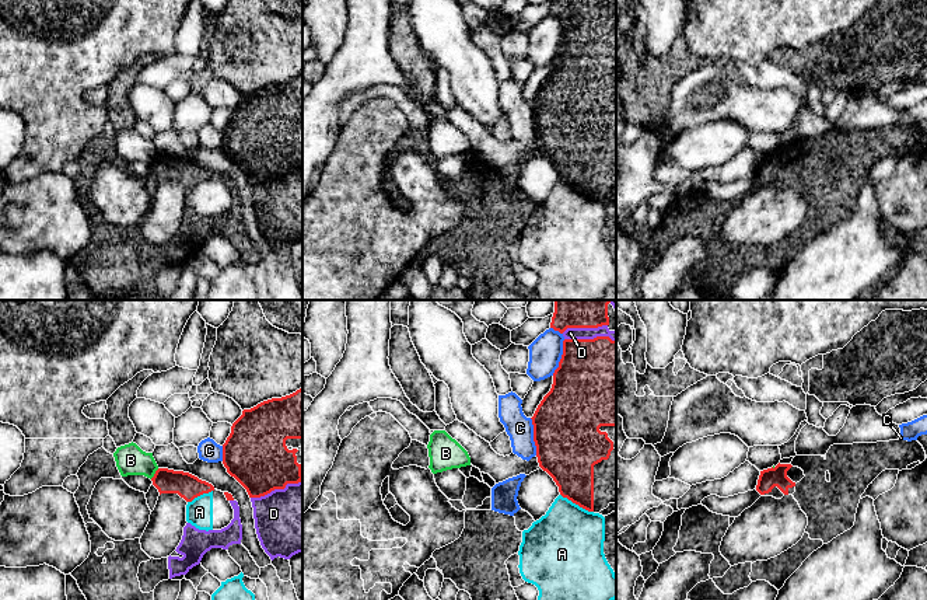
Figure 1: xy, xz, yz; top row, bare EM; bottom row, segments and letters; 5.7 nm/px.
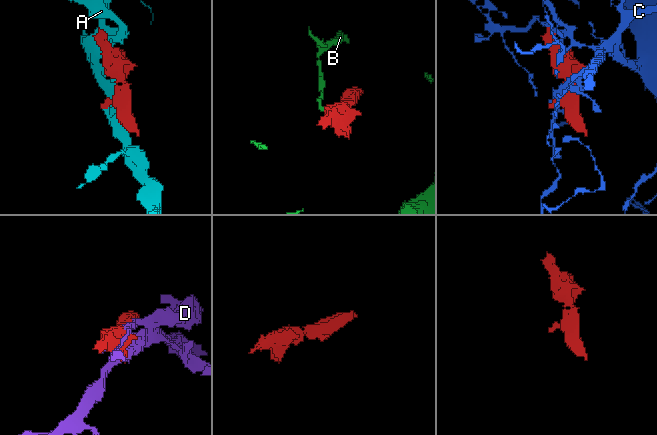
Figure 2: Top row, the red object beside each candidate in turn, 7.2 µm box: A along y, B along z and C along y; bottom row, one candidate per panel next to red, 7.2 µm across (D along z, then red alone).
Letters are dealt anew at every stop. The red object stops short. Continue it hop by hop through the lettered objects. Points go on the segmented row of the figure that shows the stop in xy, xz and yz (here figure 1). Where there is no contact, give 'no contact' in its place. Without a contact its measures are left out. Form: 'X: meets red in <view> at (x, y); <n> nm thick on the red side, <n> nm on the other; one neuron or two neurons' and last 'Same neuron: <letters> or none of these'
A: meets red in xz at (577, 503); 280 nm thick on the red side, 440 nm on the other; two neurons
B: meets red in xy at (154, 474); 140 nm thick on the red side, 180 nm on the other; two neurons
C: meets red in xz at (534, 436); 380 nm thick on the red side, 150 nm on the other; two neurons
D: meets red in xy at (276, 488); 360 nm thick on the red side, 400 nm on the other; two neurons
Same neuron: none of these

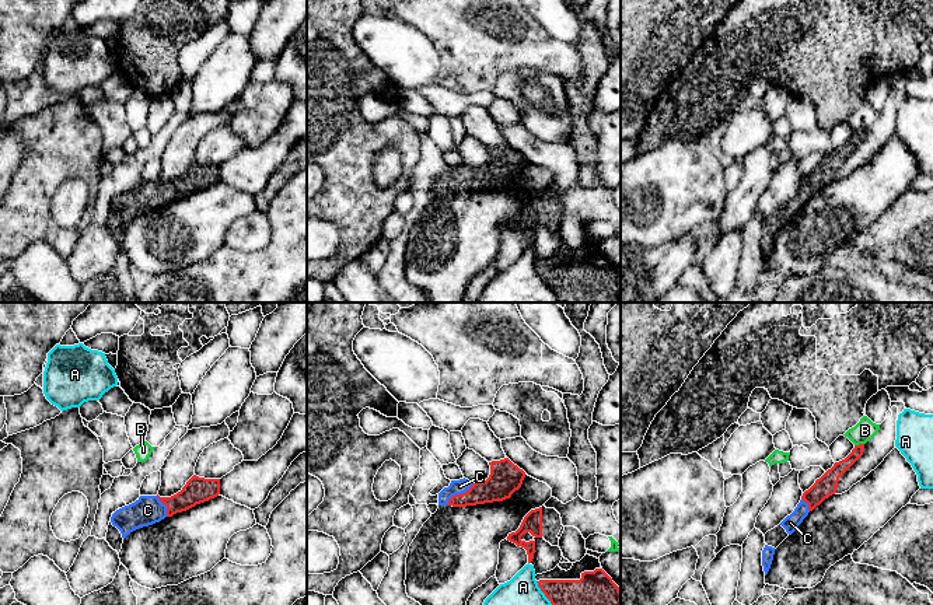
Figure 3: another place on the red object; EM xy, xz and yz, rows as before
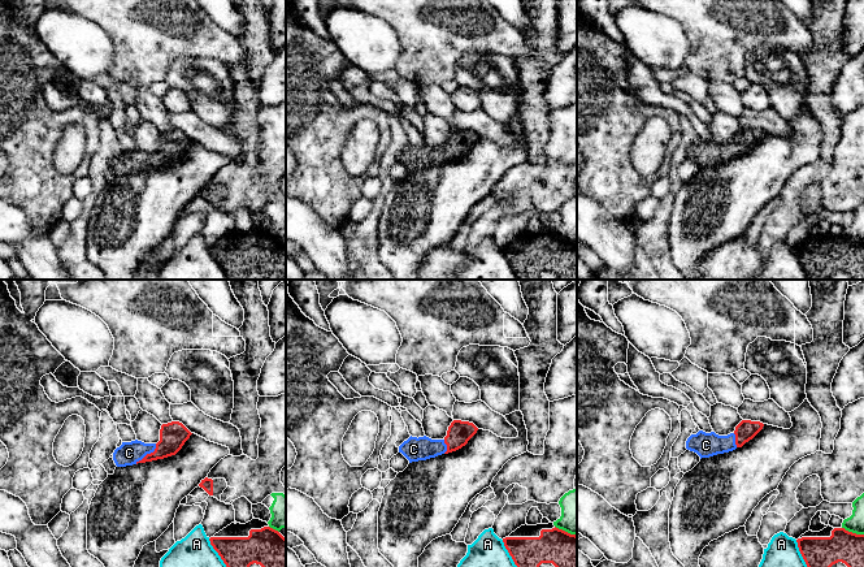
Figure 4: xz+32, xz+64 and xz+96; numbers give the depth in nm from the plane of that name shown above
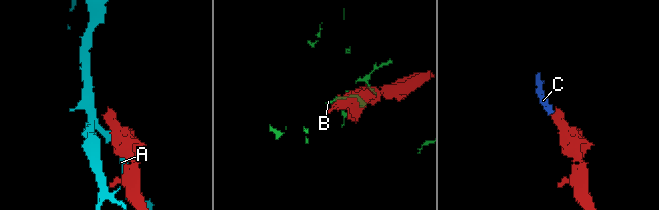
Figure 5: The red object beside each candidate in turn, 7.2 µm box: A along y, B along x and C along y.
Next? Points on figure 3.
A: meets red in xz at (542, 591); 160 nm thick on the red side, 180 nm on the other; two neurons
B: meets red in yz at (859, 444); 90 nm thick on the red side, 120 nm on the other; two neurons
C: meets red in xz at (458, 495); 170 nm thick on the red side, 80 nm on the other; one neuron
Same neuron: C

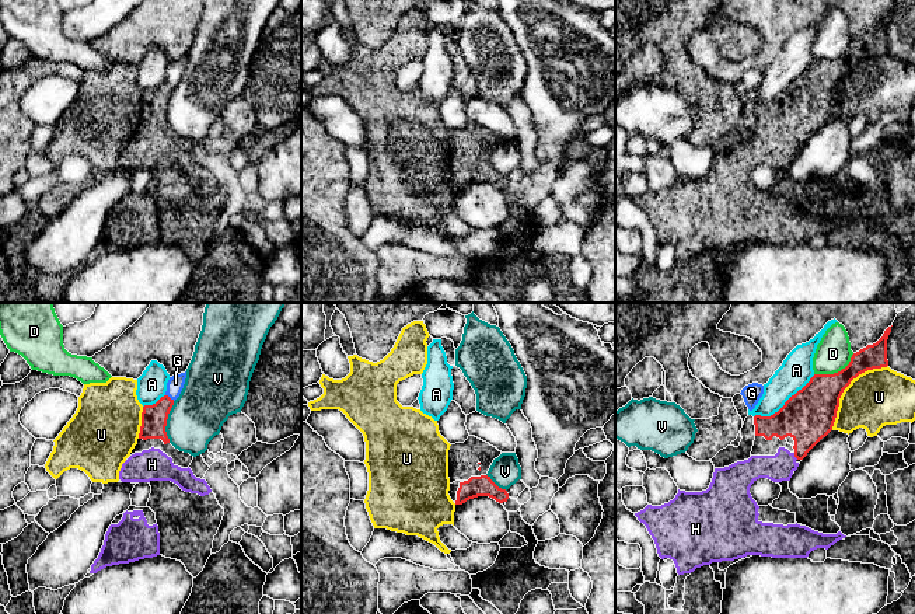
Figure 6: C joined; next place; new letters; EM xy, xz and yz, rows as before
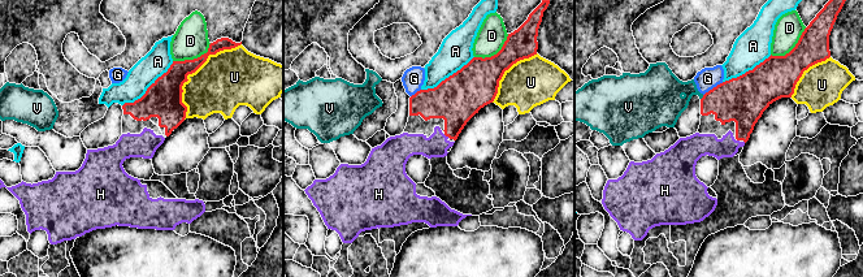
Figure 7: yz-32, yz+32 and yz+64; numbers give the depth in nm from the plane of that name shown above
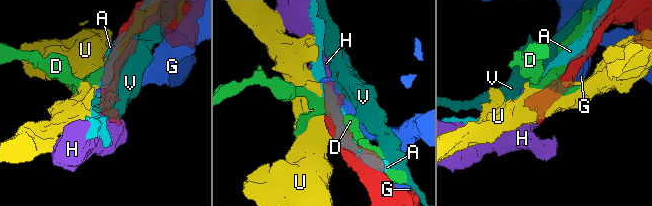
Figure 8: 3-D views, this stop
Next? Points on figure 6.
A: meets red in yz at (785, 404); 300 nm thick on the red side, 190 nm on the other; two neurons
D: meets red in yz at (835, 373); 280 nm thick on the red side, 200 nm on the other; two neurons
G: meets red in xy at (168, 397); 150 nm thick on the red side, 90 nm on the other; two neurons
H: meets red in yz at (795, 456); 300 nm thick on the red side, 160 nm on the other; one neuron
U: meets red in yz at (847, 386); 280 nm thick on the red side, 320 nm on the other; two neurons
V: meets red in xy at (166, 422); 150 nm thick on the red side, 300 nm on the other; two neurons
Same neuron: H

